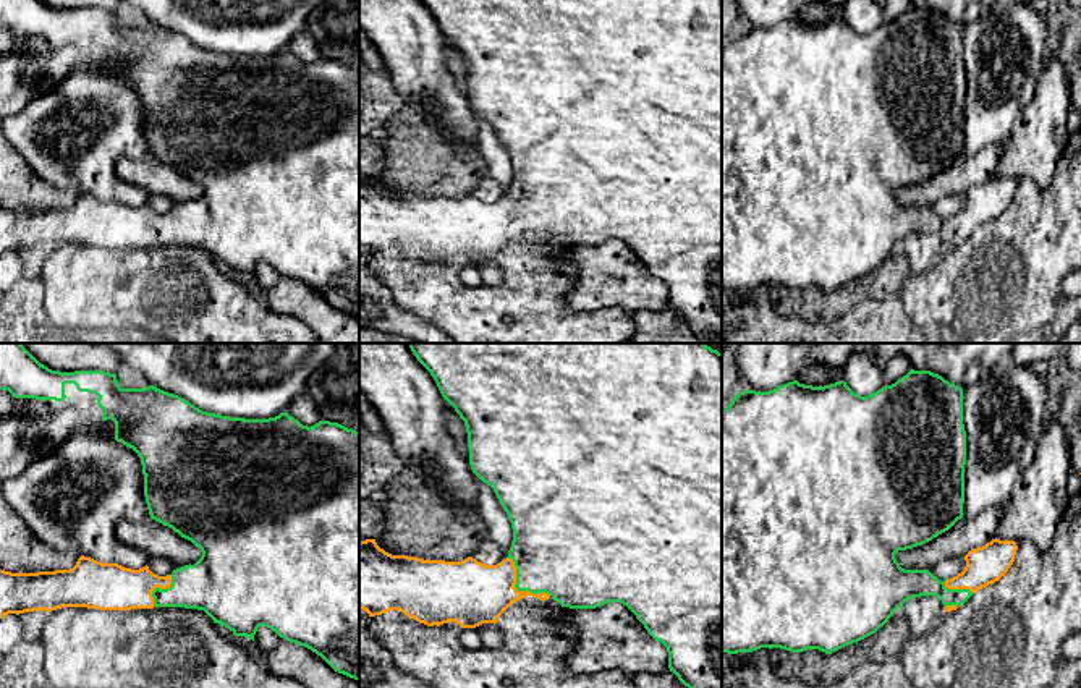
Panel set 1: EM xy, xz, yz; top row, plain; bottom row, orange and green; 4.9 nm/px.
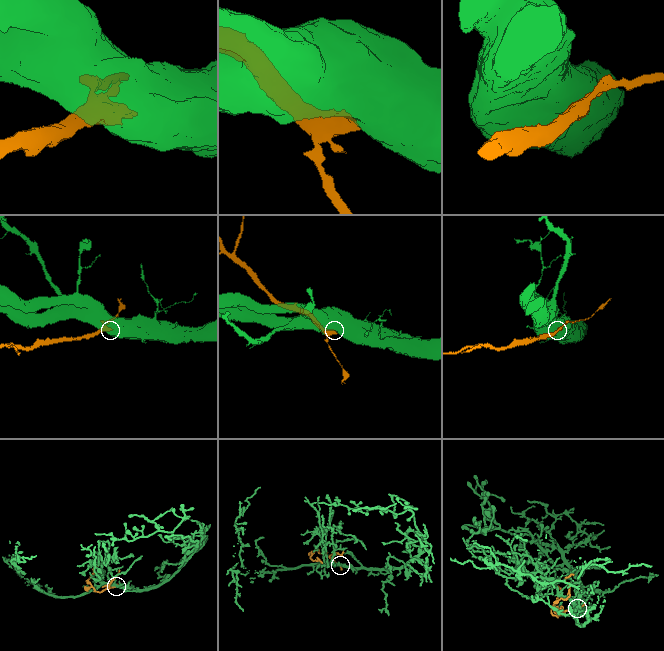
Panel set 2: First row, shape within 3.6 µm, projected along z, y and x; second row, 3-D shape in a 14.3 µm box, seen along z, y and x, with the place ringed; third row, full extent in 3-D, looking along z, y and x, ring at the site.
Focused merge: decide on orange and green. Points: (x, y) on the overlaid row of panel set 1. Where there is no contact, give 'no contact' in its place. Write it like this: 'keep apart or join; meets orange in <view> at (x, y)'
join; meets orange in xz at (515, 588)

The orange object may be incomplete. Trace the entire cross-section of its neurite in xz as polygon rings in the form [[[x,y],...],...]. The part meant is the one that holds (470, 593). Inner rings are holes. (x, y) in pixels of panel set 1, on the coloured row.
[[[408,343],[416,359],[430,372],[443,400],[447,400],[460,418],[464,421],[468,432],[469,465],[473,473],[487,486],[490,486],[507,512],[513,541],[508,557],[497,565],[484,565],[473,557],[461,562],[422,560],[408,555],[392,555],[380,549],[375,539],[359,542],[359,609],[369,617],[382,615],[390,610],[400,610],[406,617],[414,618],[427,626],[440,626],[456,622],[461,628],[476,628],[482,623],[497,623],[497,618],[516,601],[532,596],[539,601],[552,597],[562,607],[570,609],[596,609],[608,602],[626,605],[636,618],[644,625],[647,633],[660,641],[668,652],[668,669],[688,688],[722,688],[722,353],[712,350],[706,343]]]

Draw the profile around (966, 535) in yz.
[[[990,507],[974,518],[961,518],[932,541],[898,550],[895,558],[905,570],[931,570],[947,558],[964,557],[997,537],[1003,512],[1005,507]]]

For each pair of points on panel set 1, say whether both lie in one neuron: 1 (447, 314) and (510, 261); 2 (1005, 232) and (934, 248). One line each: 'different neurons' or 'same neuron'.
1: same neuron
2: different neurons

